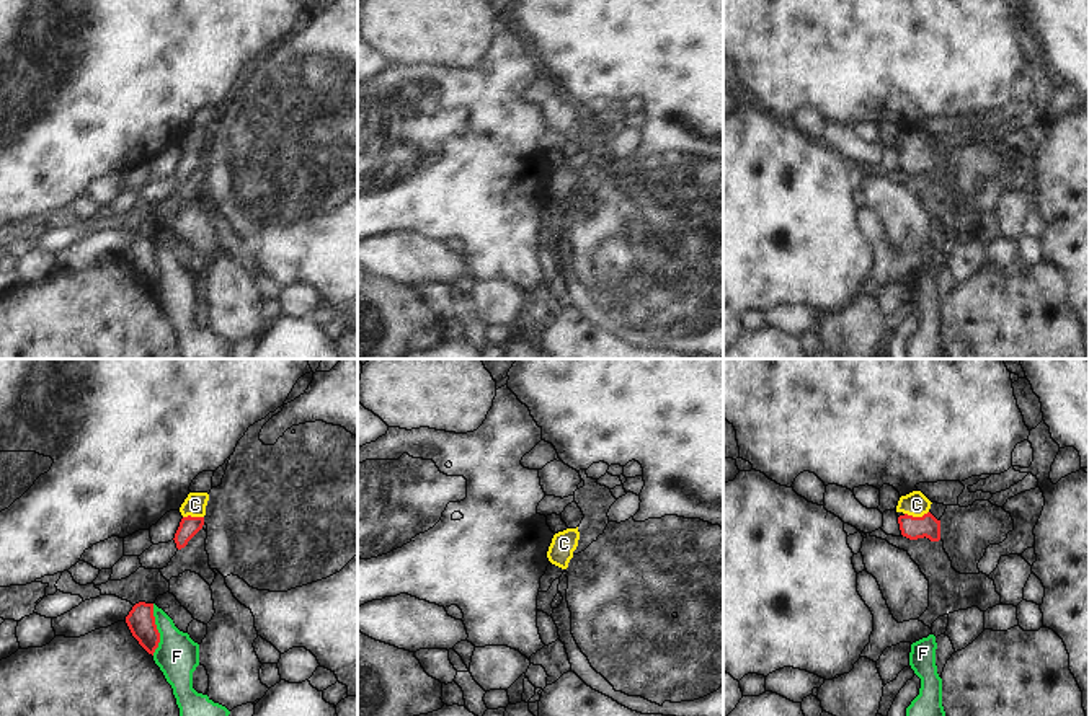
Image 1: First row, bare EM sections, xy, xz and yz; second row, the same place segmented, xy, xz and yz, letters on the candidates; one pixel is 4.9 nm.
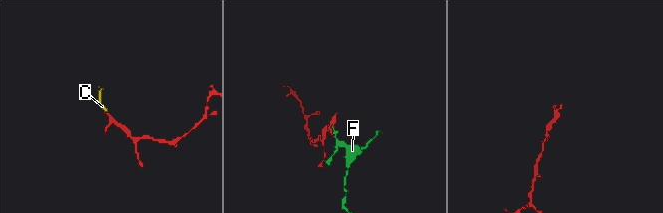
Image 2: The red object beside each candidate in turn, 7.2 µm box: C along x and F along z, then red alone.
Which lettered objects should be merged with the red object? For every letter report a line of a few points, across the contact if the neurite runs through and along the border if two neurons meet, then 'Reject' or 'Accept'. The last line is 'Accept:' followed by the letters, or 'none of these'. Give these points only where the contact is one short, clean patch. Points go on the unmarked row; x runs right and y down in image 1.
C: Line: yz (928, 160), (916, 152), (916, 139). Accept
F: Line: xy (152, 238), (159, 268), (159, 281), (154, 289). Reject
Accept: C.

